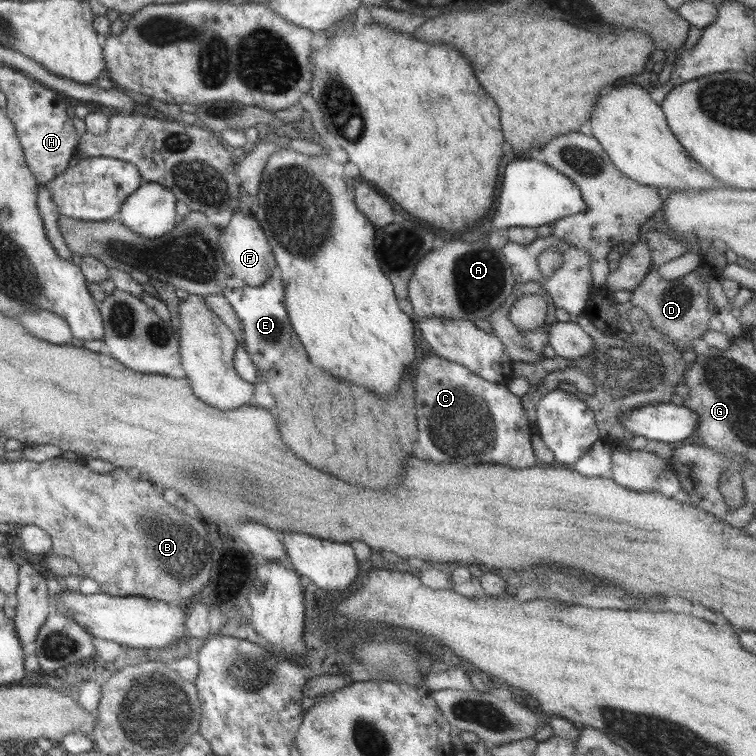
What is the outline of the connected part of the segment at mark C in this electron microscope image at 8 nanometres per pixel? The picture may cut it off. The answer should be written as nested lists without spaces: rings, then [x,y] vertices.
[[[431,354],[416,361],[414,382],[414,406],[417,438],[415,444],[439,463],[455,463],[460,466],[477,464],[505,465],[514,469],[526,469],[535,464],[531,446],[531,424],[520,398],[511,394],[506,385],[489,382],[476,376],[457,362]]]

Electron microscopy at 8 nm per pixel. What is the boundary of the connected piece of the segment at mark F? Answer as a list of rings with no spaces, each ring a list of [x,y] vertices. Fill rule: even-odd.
[[[233,212],[231,222],[226,226],[219,228],[218,248],[223,253],[224,264],[230,274],[230,278],[237,284],[247,286],[263,285],[267,281],[274,269],[274,262],[271,248],[265,240],[263,230],[259,228],[259,222],[251,216],[243,216],[239,212]]]

